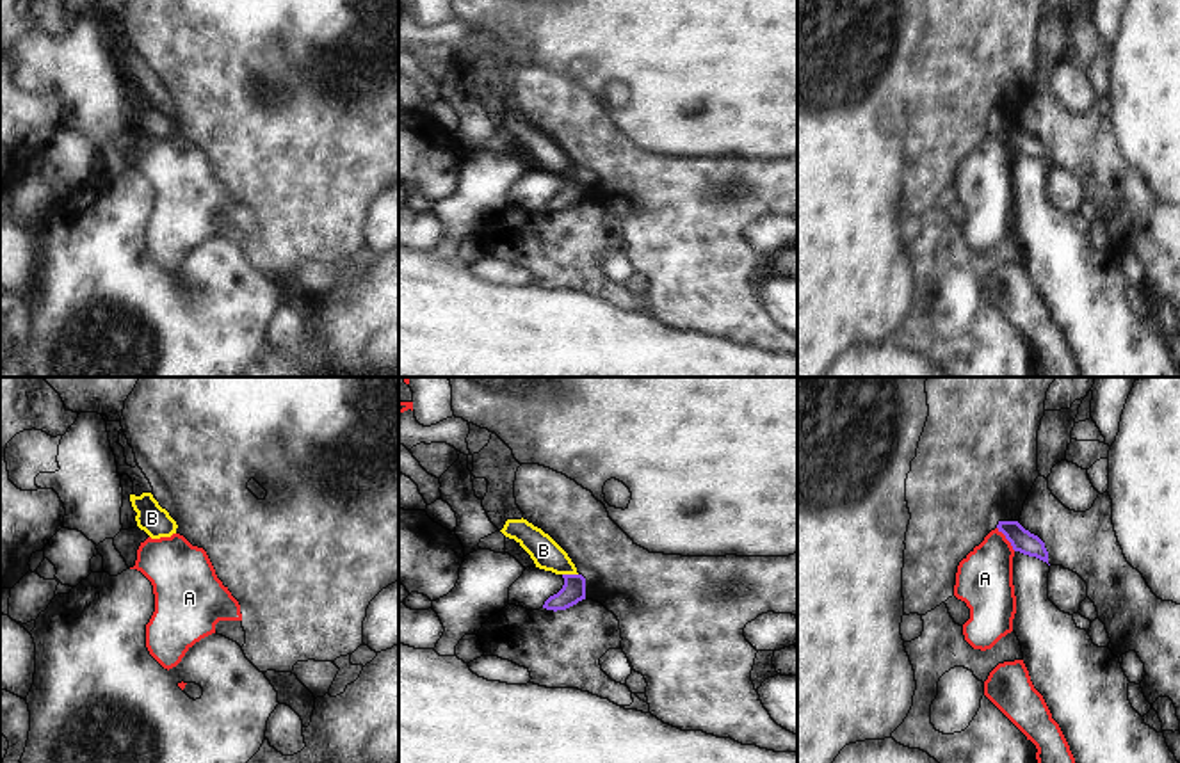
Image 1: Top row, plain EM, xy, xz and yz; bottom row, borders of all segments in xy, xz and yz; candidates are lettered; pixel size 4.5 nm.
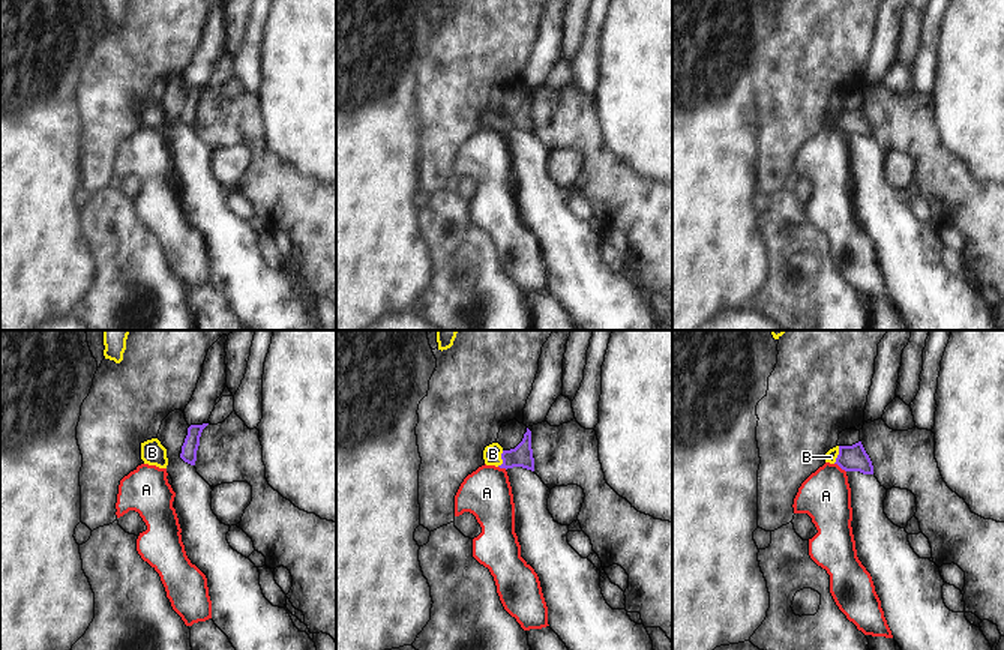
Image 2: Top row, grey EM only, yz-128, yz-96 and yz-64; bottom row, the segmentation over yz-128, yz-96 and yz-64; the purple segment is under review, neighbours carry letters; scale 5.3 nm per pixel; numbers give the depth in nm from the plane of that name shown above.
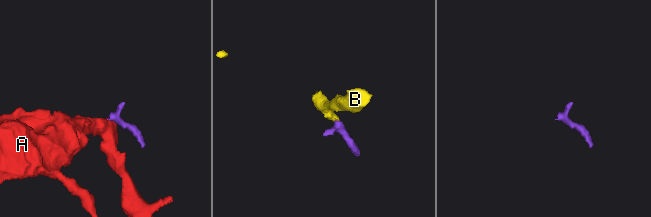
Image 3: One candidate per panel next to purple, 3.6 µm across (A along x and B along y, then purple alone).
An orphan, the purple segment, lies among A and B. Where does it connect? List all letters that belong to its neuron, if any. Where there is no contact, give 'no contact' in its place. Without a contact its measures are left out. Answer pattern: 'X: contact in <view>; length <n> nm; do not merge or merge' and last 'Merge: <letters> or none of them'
A: contact in yz; length 140 nm; do not merge
B: contact in xz; length 70 nm; merge
Merge: B

